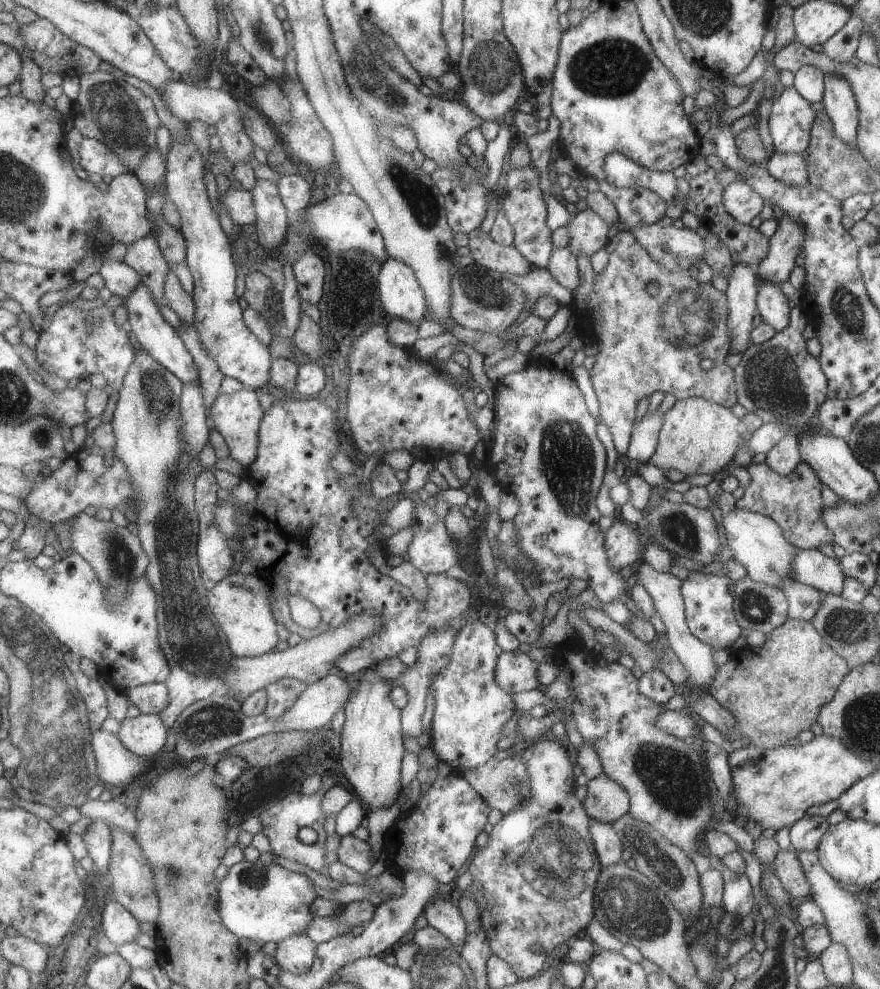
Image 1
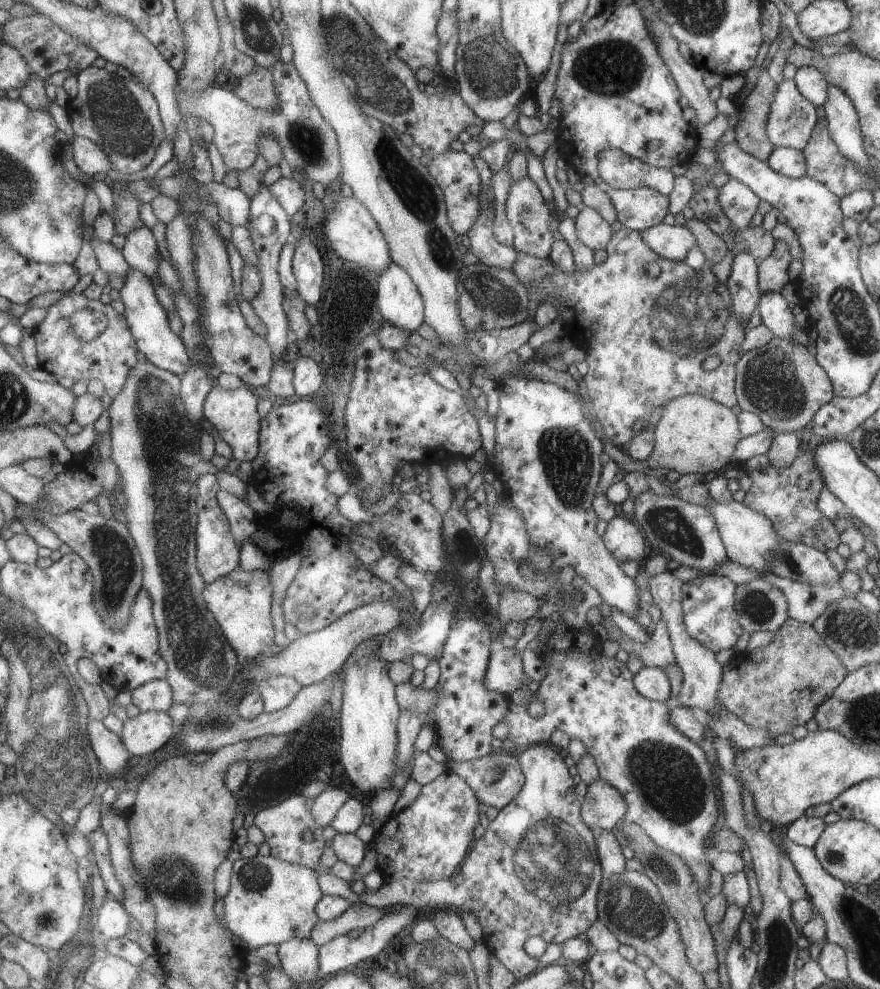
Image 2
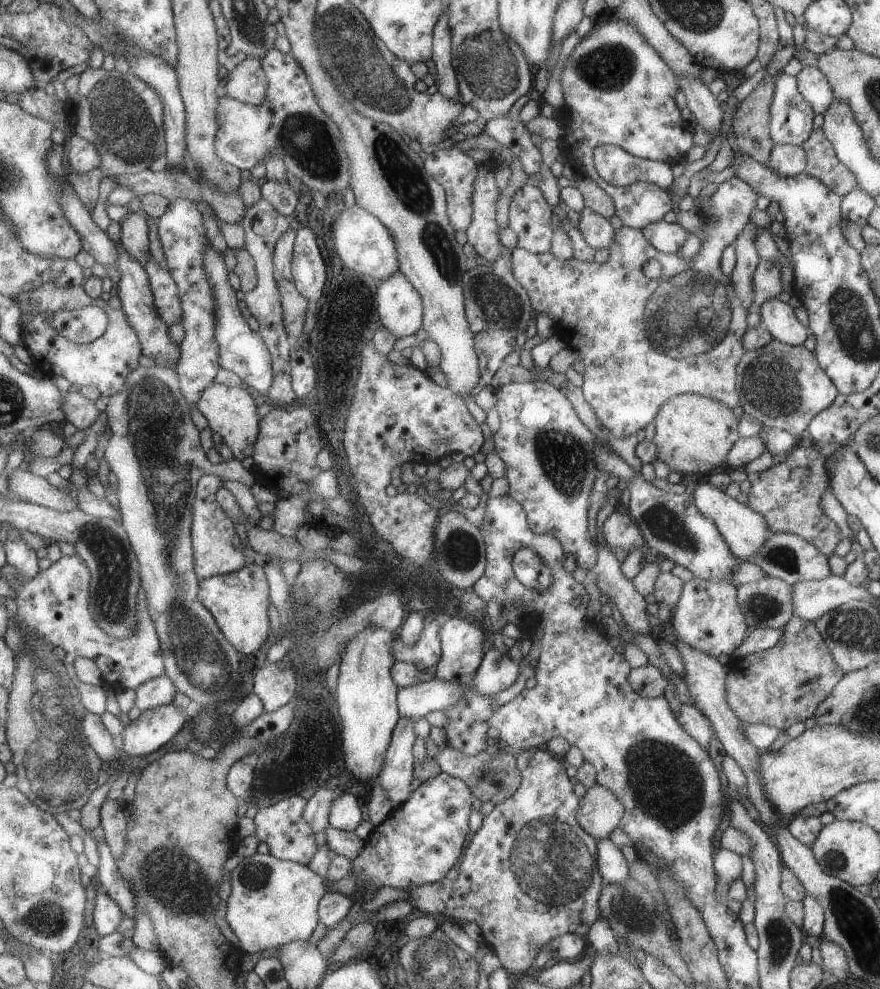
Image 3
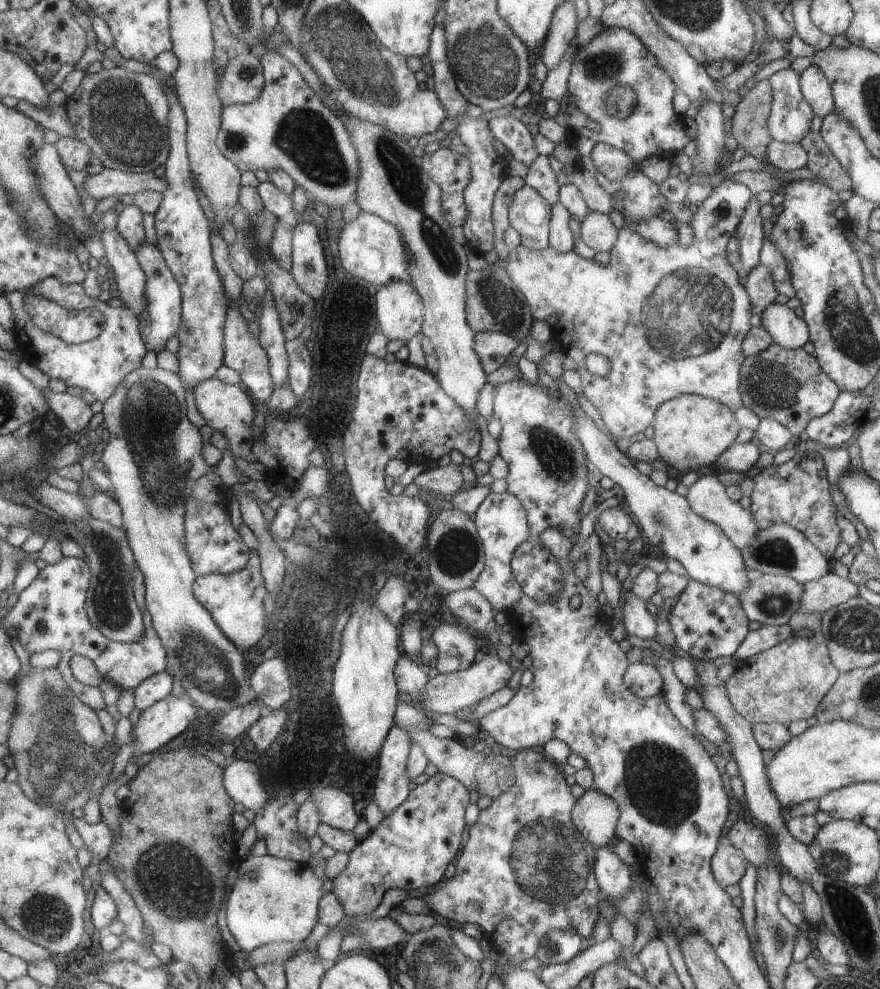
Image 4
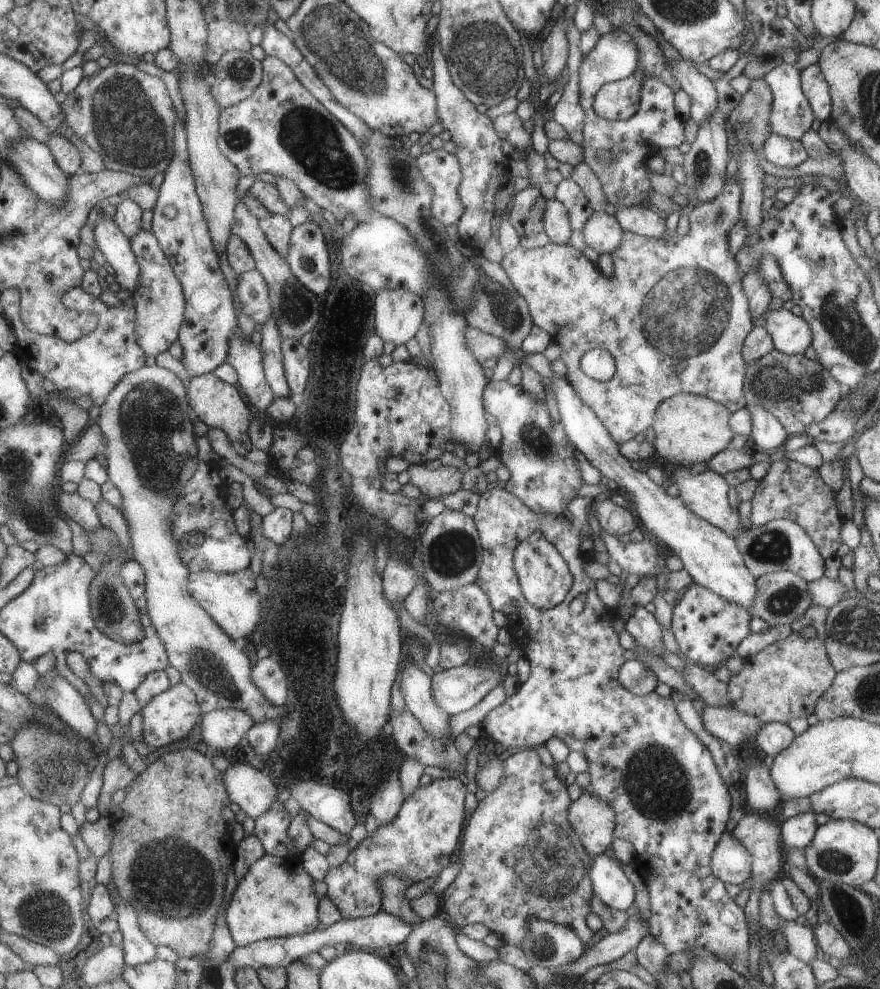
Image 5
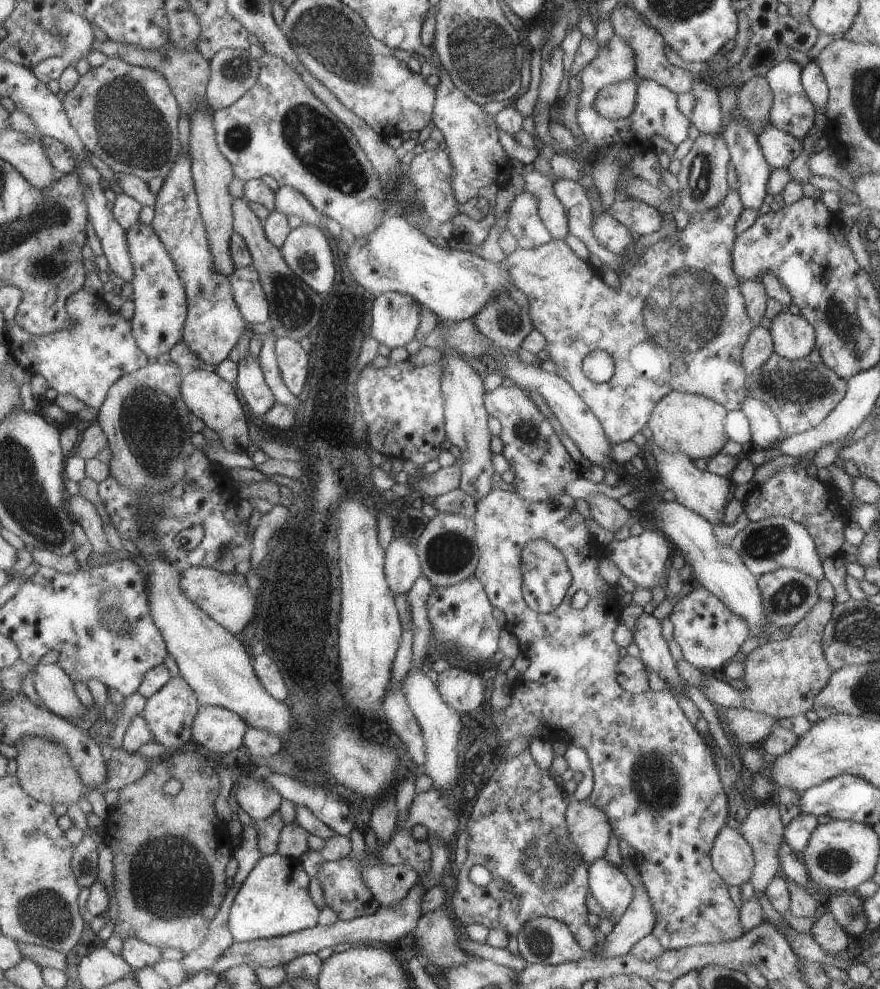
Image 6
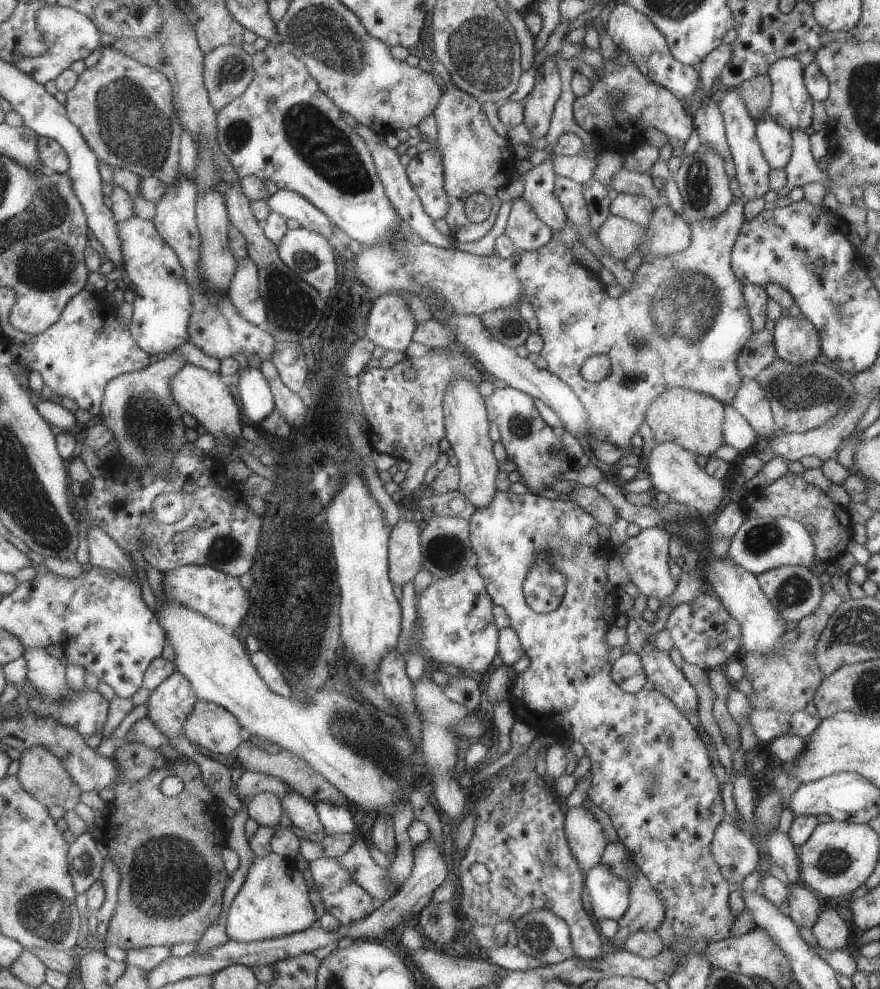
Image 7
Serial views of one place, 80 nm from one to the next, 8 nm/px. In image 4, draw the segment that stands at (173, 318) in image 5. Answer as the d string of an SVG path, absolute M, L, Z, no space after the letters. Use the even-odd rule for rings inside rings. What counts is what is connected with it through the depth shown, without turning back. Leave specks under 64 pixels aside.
M147 239L146 242L137 250L137 257L140 260L141 267L145 270L147 276L147 316L141 324L141 336L149 349L149 352L158 353L165 350L165 344L169 338L178 336L183 325L183 304L184 293L181 291L181 284L177 282L175 274L169 268L165 256L161 253L160 246L153 246Z

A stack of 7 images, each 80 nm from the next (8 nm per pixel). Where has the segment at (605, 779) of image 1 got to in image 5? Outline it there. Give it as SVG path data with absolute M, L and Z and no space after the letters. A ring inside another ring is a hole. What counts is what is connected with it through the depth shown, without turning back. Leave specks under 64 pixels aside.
M583 792L569 804L567 822L578 835L583 850L594 859L603 854L612 842L614 830L613 810L590 792Z

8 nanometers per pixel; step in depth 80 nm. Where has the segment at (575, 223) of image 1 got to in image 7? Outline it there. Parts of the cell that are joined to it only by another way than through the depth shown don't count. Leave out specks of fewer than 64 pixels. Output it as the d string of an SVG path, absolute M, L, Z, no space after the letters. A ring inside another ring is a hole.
M657 202L647 228L610 215L599 226L599 229L596 231L596 238L602 245L602 248L609 252L610 256L621 261L624 261L637 248L643 248L642 258L645 258L645 256L657 258L657 256L669 256L686 250L689 244L691 244L691 228L689 228L689 224L683 219L683 216L675 214L668 204Z

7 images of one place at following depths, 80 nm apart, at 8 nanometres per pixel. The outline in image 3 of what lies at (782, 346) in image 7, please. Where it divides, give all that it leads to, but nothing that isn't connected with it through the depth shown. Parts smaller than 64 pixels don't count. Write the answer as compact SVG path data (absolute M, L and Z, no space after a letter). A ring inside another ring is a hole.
M773 297L764 300L757 311L761 326L767 329L773 339L791 346L802 345L807 338L807 330L799 323L792 309L789 303Z

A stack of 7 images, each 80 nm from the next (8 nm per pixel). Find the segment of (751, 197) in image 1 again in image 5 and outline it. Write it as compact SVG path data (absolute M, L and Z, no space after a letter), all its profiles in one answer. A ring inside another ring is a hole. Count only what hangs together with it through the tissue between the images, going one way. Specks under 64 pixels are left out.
M731 181L729 184L724 184L721 192L719 192L719 196L715 196L715 198L711 198L707 202L701 202L701 204L697 204L695 208L686 212L689 232L685 235L673 234L670 237L655 239L625 231L623 238L621 238L621 244L610 253L612 266L614 267L613 276L611 277L603 276L595 263L591 263L583 254L570 245L549 242L546 246L533 249L525 249L518 245L510 252L503 254L500 265L509 281L511 281L514 290L525 300L532 325L545 330L549 334L551 342L553 341L559 348L559 358L561 358L566 368L563 378L573 388L580 400L597 416L597 419L603 424L606 432L617 445L633 439L639 432L644 431L647 427L651 427L657 406L663 400L673 396L673 394L690 393L691 395L705 396L721 404L721 406L725 406L730 414L747 406L743 395L746 364L741 357L741 348L747 334L754 326L753 319L749 314L747 300L740 284L741 272L737 268L734 257L729 252L729 234L737 220L740 220L740 203L741 186L739 186L738 182ZM597 348L607 350L614 359L614 374L605 382L588 378L580 368L581 356Z

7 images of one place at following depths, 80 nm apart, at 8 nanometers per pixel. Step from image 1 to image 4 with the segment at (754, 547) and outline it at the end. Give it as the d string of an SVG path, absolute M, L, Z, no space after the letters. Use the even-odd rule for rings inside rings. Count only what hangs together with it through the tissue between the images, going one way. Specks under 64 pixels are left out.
M699 475L699 478L687 488L685 500L687 500L689 508L691 508L697 516L716 524L721 528L723 534L727 536L727 540L733 542L733 546L741 551L741 548L745 548L745 546L753 540L753 536L757 534L757 530L760 530L760 528L757 528L757 524L755 524L755 520L753 520L749 509L745 510L738 502L733 502L733 500L727 496L725 490L726 487L717 480L717 476Z

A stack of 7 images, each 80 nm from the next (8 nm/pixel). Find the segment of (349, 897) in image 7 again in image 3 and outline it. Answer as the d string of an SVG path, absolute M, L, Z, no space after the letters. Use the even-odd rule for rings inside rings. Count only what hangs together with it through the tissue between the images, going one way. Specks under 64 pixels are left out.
M443 772L428 778L426 782L421 782L417 789L410 791L410 796L405 802L402 802L395 809L391 809L387 818L384 818L381 824L374 826L371 836L365 841L364 847L351 861L351 874L358 877L352 896L354 901L360 899L360 895L356 893L357 886L363 886L361 893L363 894L368 882L373 883L377 890L382 886L407 890L413 885L432 883L445 877L445 874L459 860L459 856L463 852L463 842L465 842L470 830L468 820L473 799L472 792L461 779Z

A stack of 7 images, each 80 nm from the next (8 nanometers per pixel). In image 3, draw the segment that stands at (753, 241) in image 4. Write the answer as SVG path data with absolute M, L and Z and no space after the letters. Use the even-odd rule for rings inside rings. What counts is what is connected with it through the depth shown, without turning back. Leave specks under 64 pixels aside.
M748 222L733 242L736 261L728 276L735 296L738 296L742 306L748 311L752 308L752 276L759 262L753 237L757 227Z

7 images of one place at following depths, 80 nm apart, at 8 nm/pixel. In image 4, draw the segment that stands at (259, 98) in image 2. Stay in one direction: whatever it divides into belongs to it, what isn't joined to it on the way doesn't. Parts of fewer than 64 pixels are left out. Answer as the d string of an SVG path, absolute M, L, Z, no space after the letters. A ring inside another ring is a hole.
M247 52L229 60L219 78L217 94L224 107L237 103L251 103L261 96L265 84L261 58L253 52Z

